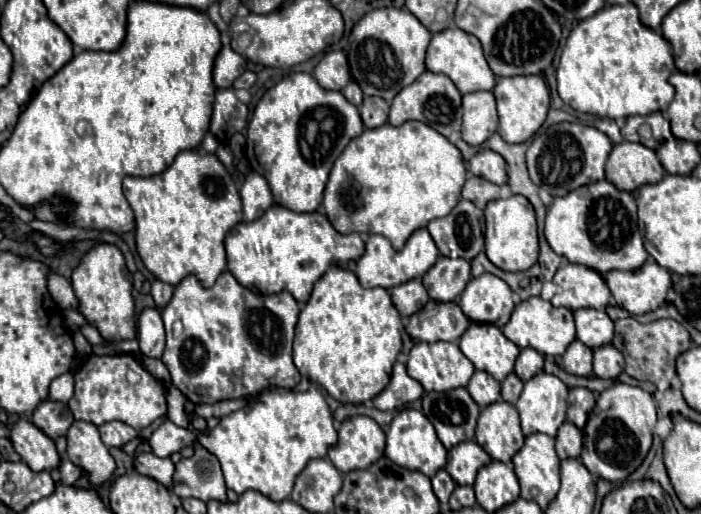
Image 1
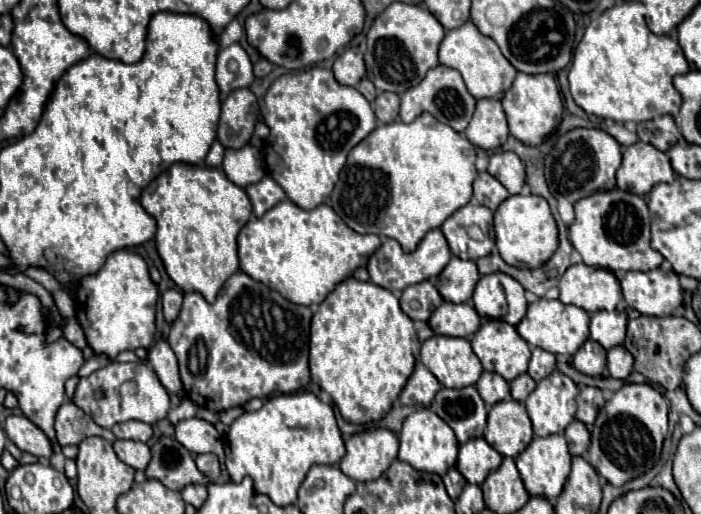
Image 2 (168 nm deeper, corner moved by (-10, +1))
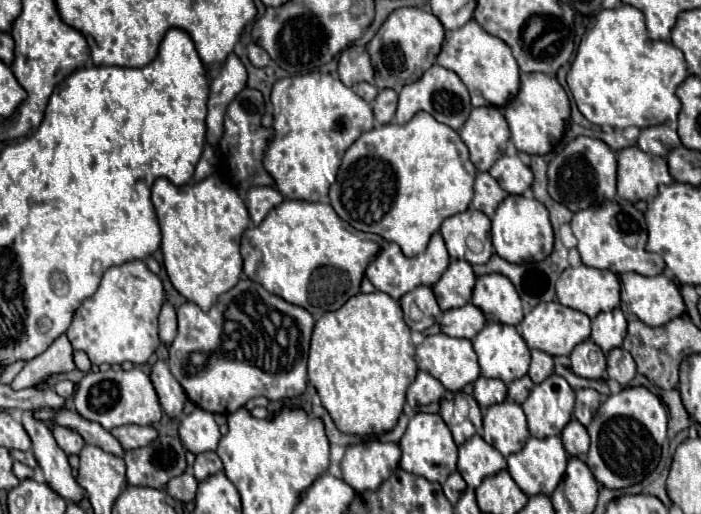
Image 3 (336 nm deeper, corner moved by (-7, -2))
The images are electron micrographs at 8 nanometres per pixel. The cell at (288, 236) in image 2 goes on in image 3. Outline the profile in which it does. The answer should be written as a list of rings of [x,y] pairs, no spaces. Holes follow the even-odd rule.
[[[285,200],[275,206],[259,226],[249,226],[241,238],[241,256],[243,272],[267,288],[271,294],[305,308],[313,318],[319,318],[327,312],[339,310],[351,296],[361,292],[361,280],[365,268],[379,254],[383,240],[373,234],[359,232],[351,228],[345,220],[339,220],[331,204],[323,202],[305,202],[305,200]]]

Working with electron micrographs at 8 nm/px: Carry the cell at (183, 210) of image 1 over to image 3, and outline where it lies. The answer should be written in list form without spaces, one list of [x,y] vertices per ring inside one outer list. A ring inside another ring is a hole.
[[[209,176],[197,184],[175,186],[165,178],[153,184],[153,206],[161,226],[165,270],[175,290],[197,304],[203,312],[211,308],[215,298],[231,290],[243,272],[239,240],[249,224],[249,212],[235,188],[219,176]]]

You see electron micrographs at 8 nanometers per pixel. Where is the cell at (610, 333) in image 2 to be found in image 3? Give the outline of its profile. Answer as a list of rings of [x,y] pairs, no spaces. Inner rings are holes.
[[[615,308],[611,312],[601,312],[593,320],[591,340],[603,348],[603,352],[611,352],[611,348],[619,348],[623,344],[623,338],[627,334],[627,320],[621,312],[621,308]]]

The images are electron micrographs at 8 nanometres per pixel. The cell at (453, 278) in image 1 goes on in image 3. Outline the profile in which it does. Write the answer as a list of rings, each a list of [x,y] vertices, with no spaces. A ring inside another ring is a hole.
[[[453,260],[441,280],[433,286],[433,292],[441,310],[451,310],[471,302],[473,286],[475,274],[471,270],[471,264],[467,264],[465,260]]]

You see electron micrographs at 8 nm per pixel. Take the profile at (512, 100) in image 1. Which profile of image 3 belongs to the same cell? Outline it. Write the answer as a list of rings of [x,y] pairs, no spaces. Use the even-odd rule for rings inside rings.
[[[531,72],[531,74],[521,74],[521,90],[515,96],[515,100],[503,108],[503,116],[509,122],[511,140],[519,152],[549,154],[553,144],[557,144],[565,134],[567,122],[571,118],[571,106],[567,92],[555,78]]]

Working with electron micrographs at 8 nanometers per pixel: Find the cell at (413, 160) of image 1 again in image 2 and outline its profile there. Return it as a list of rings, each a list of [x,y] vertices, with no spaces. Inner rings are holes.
[[[430,113],[408,125],[402,121],[378,125],[350,151],[330,205],[356,233],[396,239],[404,253],[410,253],[430,229],[440,227],[470,201],[472,181],[478,175],[474,161],[476,147]]]

